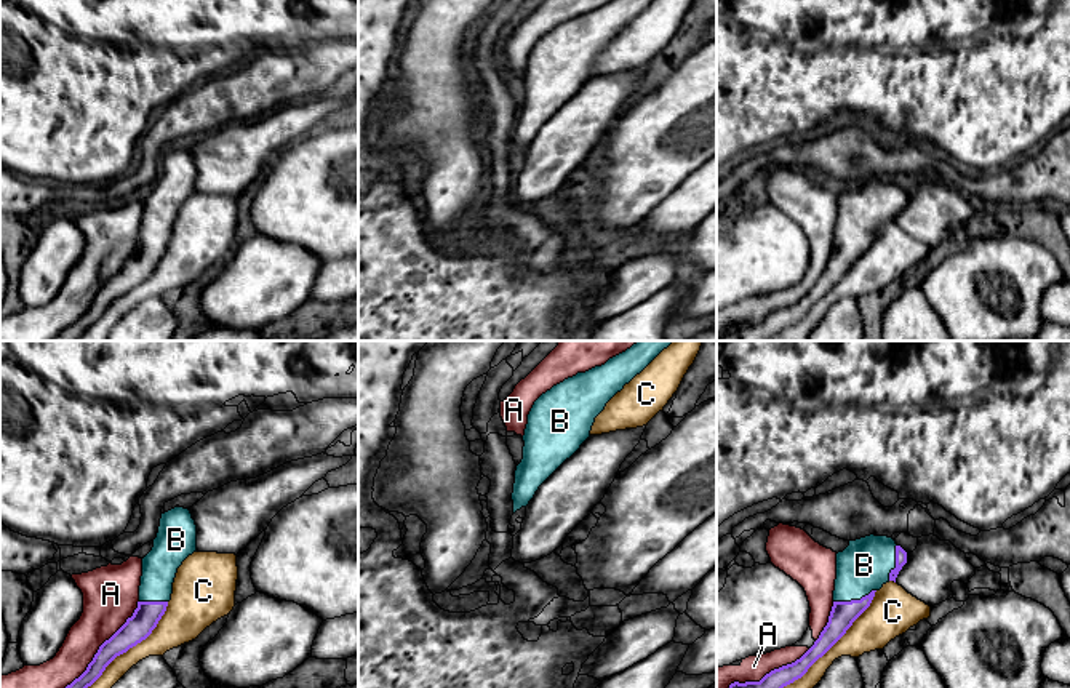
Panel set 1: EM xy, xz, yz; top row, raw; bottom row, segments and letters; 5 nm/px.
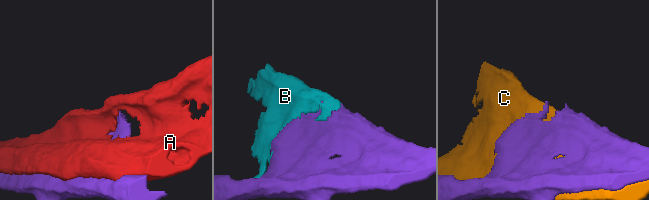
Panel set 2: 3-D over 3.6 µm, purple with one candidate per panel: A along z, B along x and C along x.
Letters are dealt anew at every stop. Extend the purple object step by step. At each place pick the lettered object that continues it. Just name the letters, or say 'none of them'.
B

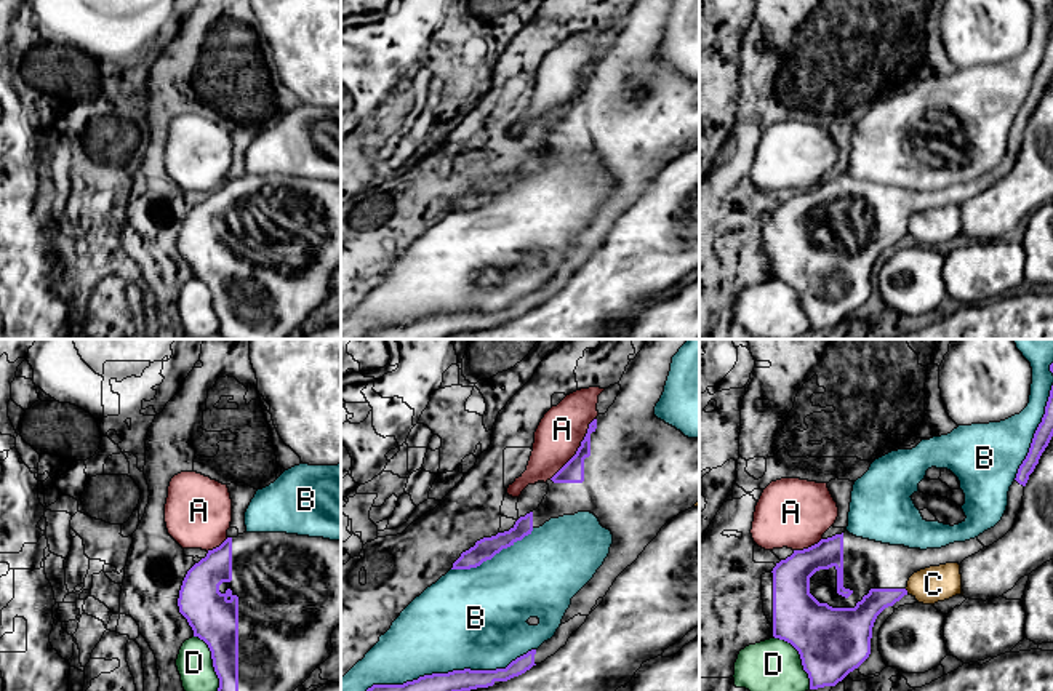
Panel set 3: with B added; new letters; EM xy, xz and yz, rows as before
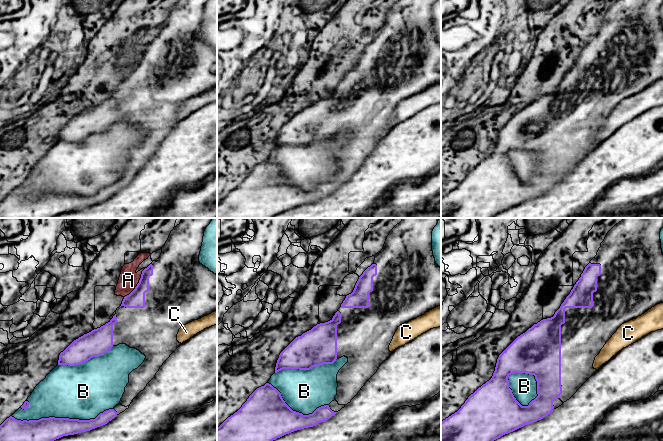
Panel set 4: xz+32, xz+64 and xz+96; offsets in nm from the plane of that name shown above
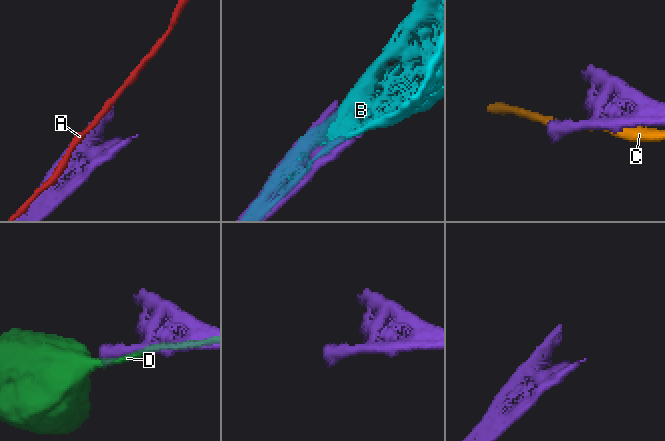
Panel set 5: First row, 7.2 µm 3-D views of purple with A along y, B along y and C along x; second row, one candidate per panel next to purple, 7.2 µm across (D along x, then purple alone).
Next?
none of them

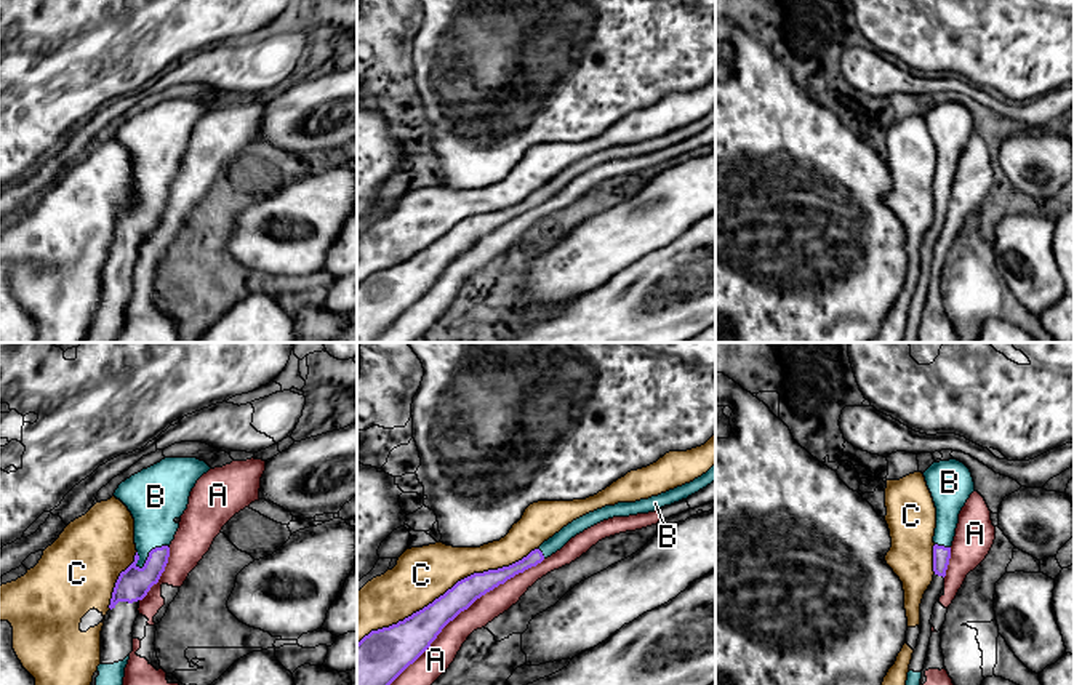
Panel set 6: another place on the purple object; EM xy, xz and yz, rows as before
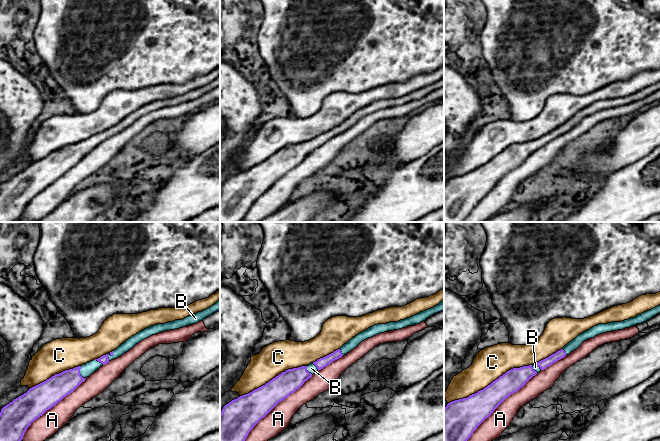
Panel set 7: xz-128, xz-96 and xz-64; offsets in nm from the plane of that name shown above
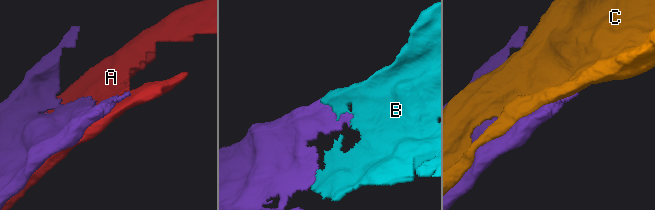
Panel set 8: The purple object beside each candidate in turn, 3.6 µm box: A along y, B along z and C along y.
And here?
B

